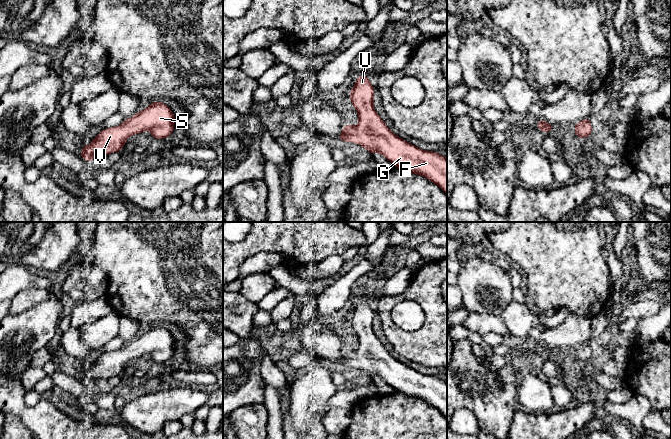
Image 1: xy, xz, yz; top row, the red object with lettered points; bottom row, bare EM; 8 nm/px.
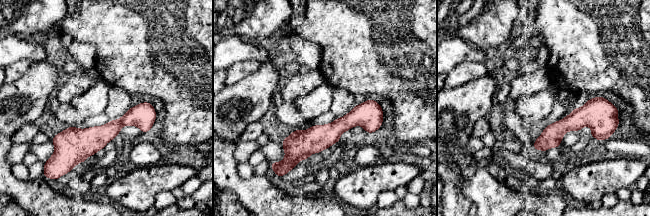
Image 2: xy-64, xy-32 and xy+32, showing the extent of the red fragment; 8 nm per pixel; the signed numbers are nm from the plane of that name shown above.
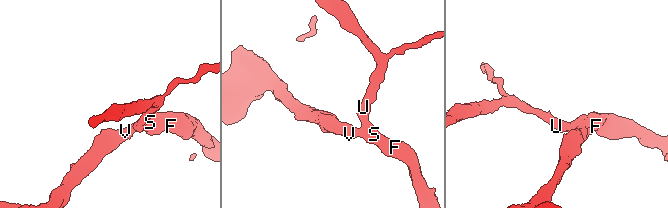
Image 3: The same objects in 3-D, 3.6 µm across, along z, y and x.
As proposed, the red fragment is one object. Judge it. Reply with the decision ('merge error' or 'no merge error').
no merge error

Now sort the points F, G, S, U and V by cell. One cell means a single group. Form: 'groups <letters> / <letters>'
groups F G S U V

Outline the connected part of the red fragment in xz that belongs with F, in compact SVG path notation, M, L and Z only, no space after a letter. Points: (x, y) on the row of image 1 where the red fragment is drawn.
M367 74L356 78L356 82L349 93L349 98L357 111L359 123L356 126L344 124L342 133L337 138L339 142L356 143L371 154L380 153L396 168L430 180L439 186L447 196L447 158L435 151L422 150L395 135L374 110L374 93L375 88L371 85Z

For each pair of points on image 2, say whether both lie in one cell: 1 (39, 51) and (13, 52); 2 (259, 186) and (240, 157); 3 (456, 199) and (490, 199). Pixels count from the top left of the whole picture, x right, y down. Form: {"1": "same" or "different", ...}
{"1": "same", "2": "different", "3": "different"}

